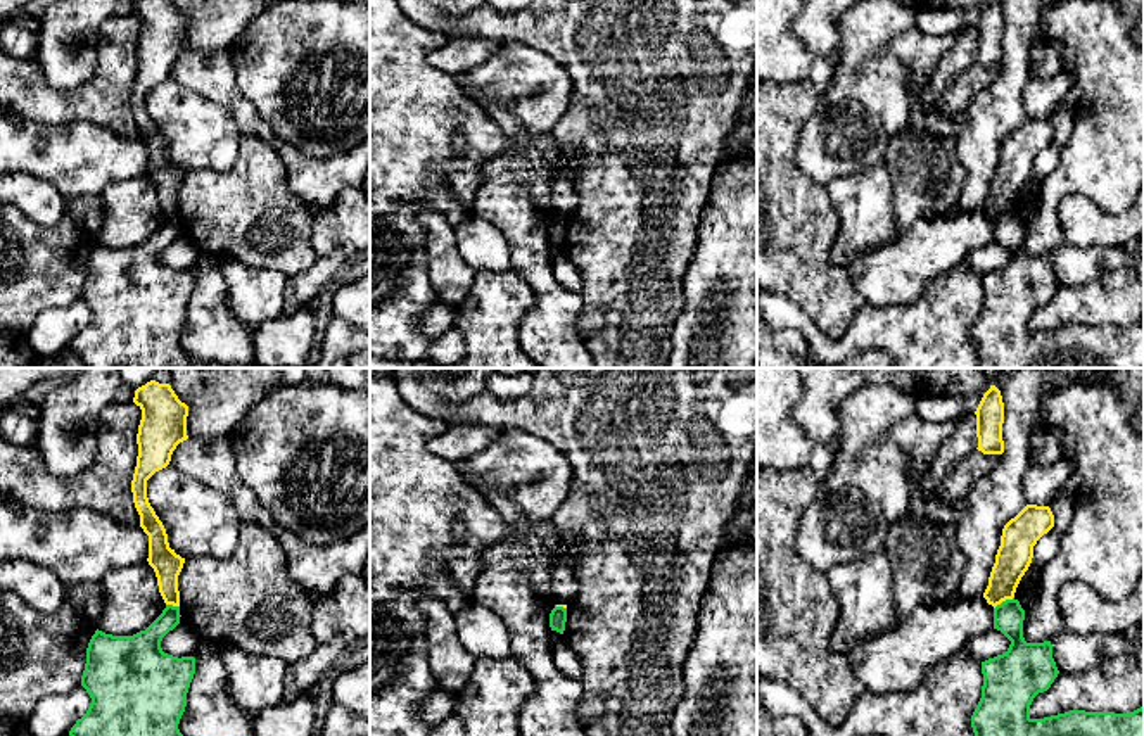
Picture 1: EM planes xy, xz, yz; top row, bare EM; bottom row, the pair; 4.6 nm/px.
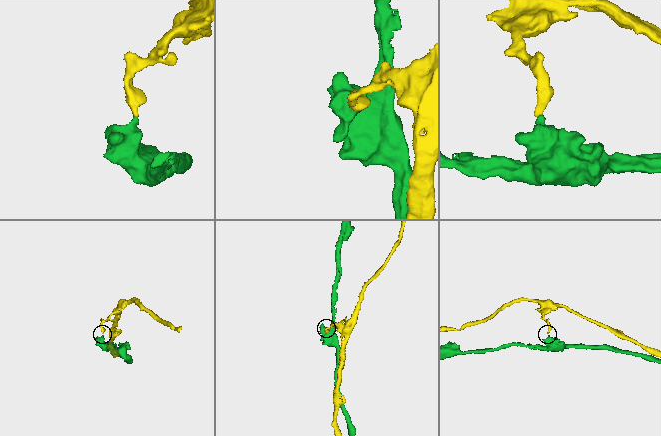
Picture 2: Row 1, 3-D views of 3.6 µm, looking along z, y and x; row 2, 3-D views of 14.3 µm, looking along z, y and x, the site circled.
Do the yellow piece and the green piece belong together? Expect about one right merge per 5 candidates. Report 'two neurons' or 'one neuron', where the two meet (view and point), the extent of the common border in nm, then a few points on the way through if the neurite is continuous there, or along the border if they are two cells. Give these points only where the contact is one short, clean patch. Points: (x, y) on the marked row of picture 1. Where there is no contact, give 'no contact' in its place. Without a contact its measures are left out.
two neurons; meets yellow in yz at (1003, 600); contact 110 nm long; border along yz (1013, 596), (994, 609)

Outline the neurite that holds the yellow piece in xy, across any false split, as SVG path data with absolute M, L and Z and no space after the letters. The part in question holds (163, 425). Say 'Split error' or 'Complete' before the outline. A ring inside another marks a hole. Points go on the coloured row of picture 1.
Complete. M156 380L135 390L133 403L142 409L137 444L138 456L131 480L133 503L140 527L149 536L149 565L157 577L166 605L180 606L178 575L185 558L169 548L168 534L147 498L147 480L166 468L176 446L188 439L188 406L178 399L169 384Z

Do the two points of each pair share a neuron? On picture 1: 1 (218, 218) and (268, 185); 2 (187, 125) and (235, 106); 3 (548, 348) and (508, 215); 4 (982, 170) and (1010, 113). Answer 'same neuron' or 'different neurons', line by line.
1: same neuron
2: different neurons
3: same neuron
4: same neuron

